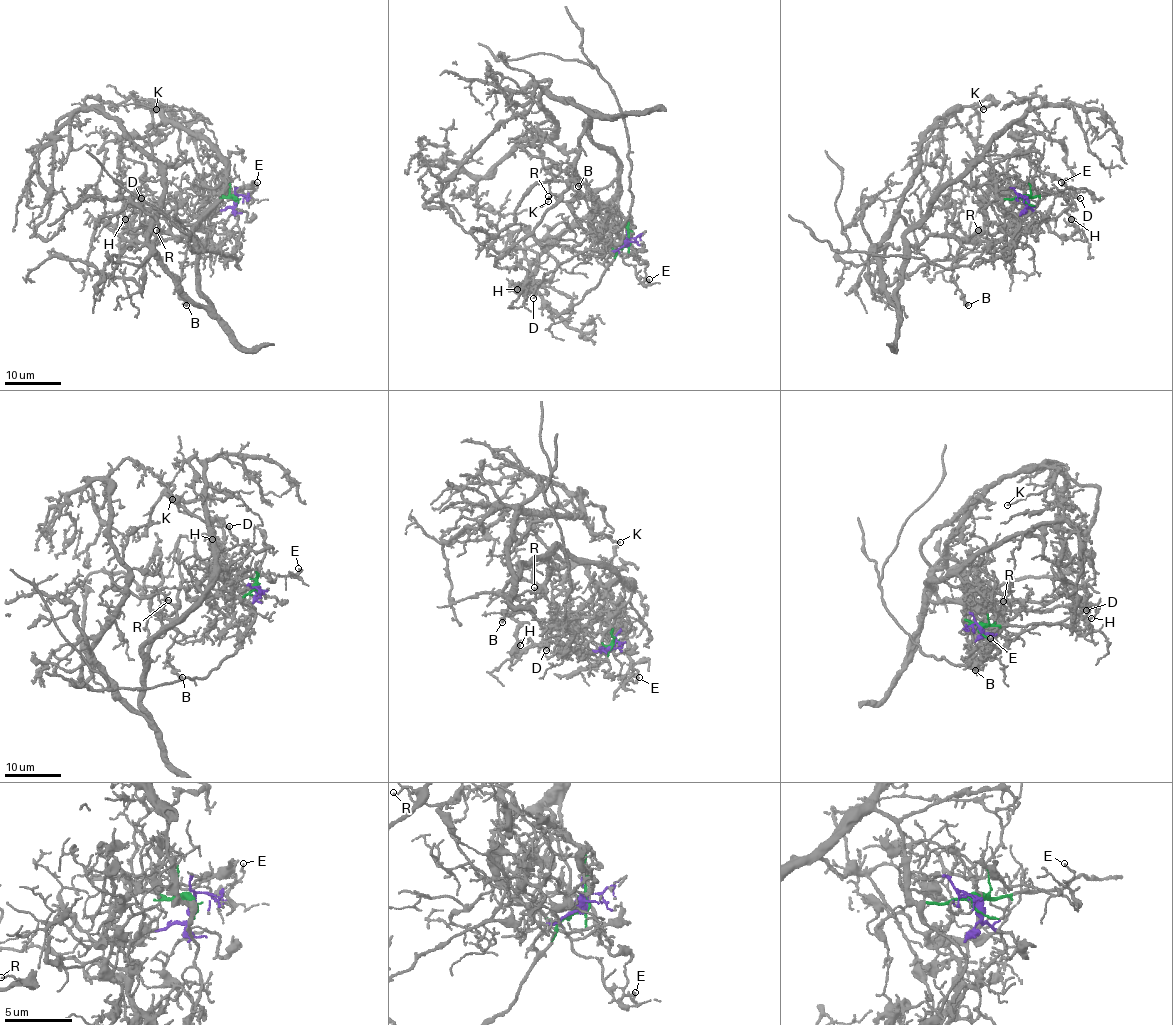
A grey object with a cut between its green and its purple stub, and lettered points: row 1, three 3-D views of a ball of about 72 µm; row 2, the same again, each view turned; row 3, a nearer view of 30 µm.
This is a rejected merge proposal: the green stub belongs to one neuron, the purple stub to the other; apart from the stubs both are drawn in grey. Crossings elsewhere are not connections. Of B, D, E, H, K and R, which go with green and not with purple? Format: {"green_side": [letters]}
{"green_side": ["B", "K", "R"]}

